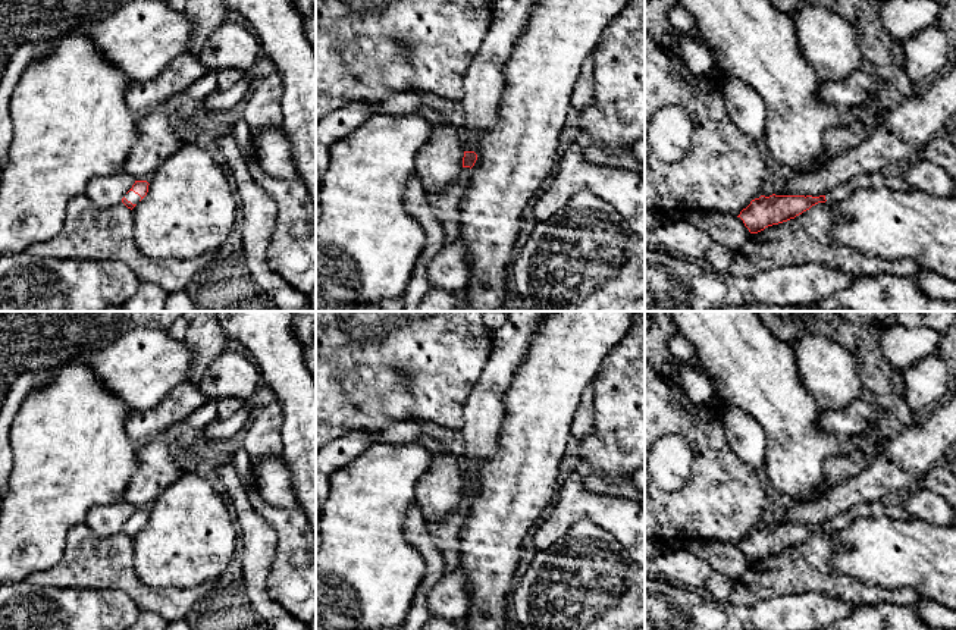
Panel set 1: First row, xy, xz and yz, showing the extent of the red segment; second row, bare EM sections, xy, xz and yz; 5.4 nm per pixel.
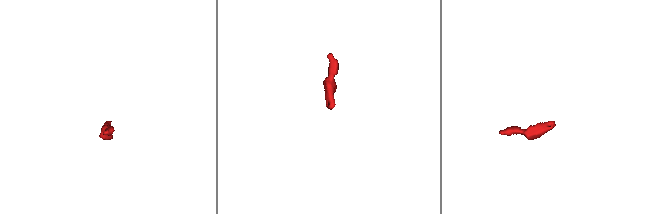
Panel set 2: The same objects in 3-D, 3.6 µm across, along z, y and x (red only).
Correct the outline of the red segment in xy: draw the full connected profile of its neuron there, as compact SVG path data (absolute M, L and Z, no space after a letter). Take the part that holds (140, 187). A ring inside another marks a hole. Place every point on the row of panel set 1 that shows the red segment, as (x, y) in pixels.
M135 181L135 184L132 185L132 188L126 192L126 195L122 198L122 203L128 207L128 209L134 209L137 206L138 201L141 201L147 192L148 192L148 182L147 181Z

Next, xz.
M464 151L463 169L451 189L438 195L426 194L435 217L443 225L443 245L454 242L460 236L460 200L467 188L470 169L474 166L476 160L477 154L474 151Z

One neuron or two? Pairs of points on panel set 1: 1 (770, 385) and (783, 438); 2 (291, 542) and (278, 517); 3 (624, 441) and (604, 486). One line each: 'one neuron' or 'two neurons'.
1: one neuron
2: one neuron
3: two neurons

